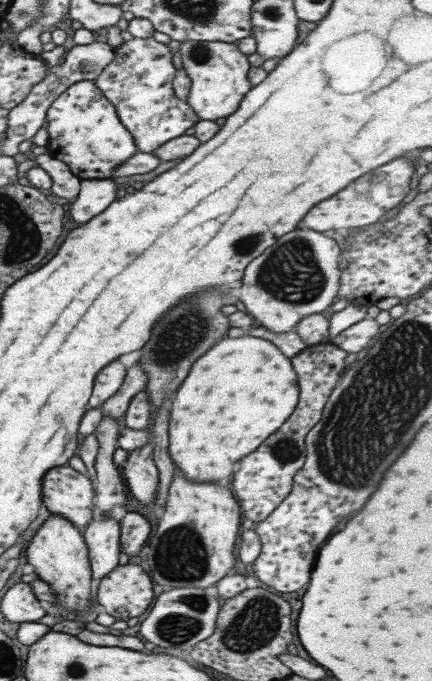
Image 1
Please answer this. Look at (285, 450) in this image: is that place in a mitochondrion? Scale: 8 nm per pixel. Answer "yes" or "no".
yes

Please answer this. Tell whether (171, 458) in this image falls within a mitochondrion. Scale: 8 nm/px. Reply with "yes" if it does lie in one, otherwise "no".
no

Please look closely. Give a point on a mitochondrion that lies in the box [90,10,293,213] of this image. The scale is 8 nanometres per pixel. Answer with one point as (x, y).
(200, 54)

